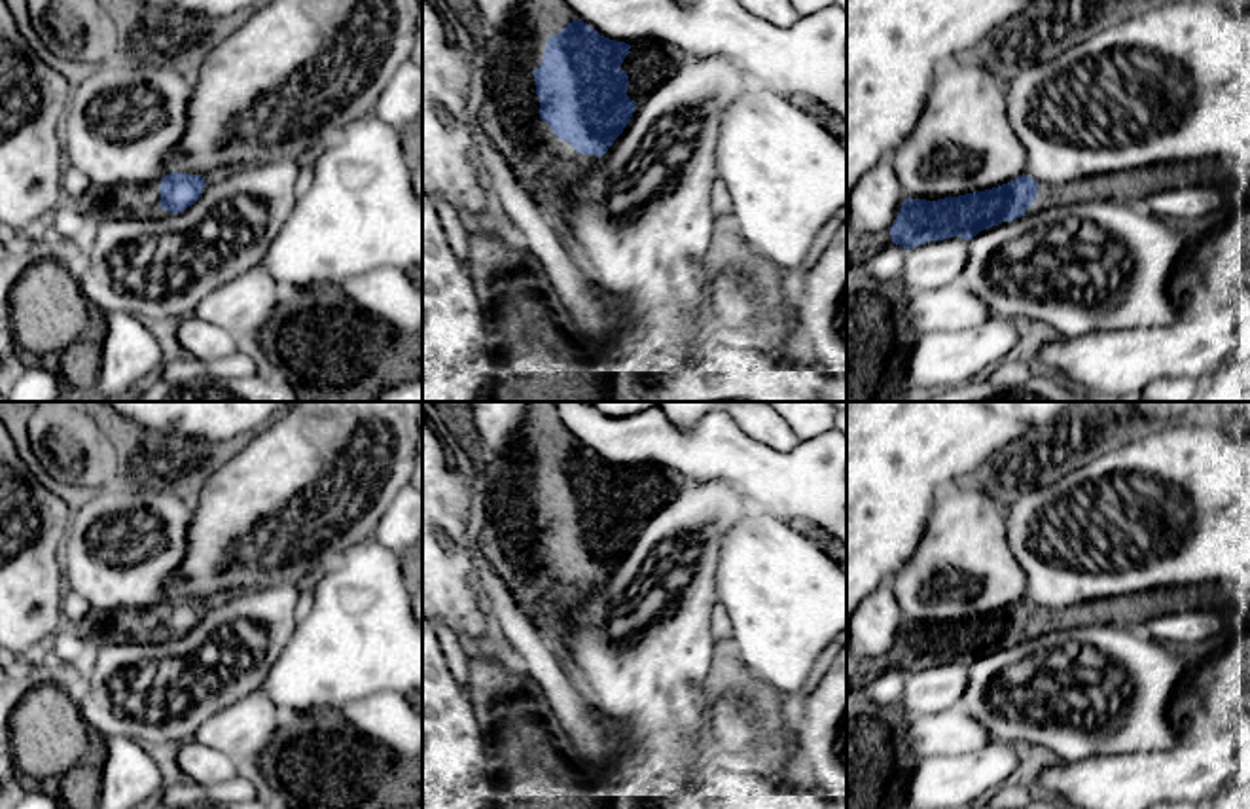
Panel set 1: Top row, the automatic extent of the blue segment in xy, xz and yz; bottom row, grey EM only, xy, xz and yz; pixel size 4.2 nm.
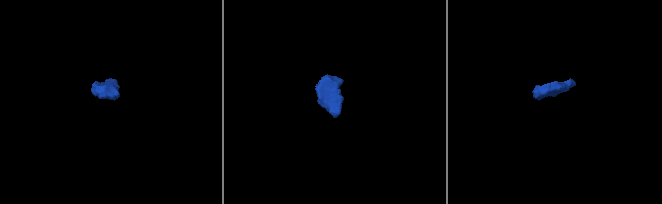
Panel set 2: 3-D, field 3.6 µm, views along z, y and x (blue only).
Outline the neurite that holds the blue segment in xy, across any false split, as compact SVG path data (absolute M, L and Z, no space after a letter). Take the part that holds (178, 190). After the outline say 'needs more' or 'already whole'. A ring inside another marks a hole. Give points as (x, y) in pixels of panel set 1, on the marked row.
M170 172L161 180L121 184L106 193L106 212L136 220L178 214L201 197L205 182L197 174Z; needs more

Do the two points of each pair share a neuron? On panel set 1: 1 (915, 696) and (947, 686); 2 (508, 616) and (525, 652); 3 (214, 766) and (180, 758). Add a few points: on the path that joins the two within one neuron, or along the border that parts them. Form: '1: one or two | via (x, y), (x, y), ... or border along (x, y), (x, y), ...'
1: one | via (923, 694), (940, 686)
2: one | via (516, 626), (525, 643)
3: one | via (207, 766), (188, 762)

